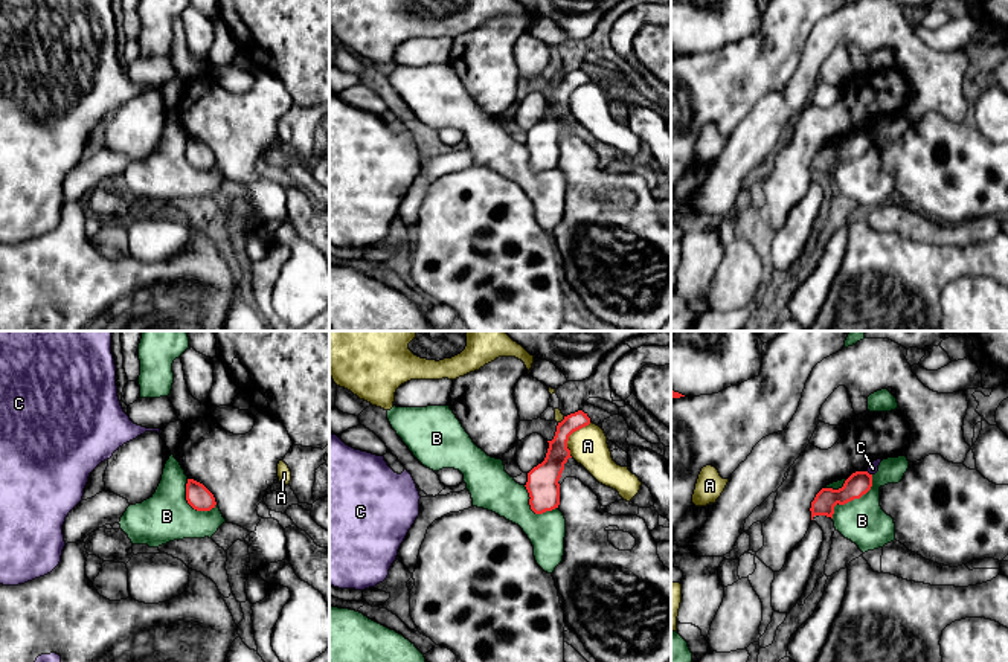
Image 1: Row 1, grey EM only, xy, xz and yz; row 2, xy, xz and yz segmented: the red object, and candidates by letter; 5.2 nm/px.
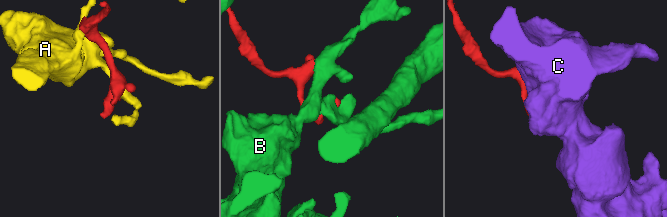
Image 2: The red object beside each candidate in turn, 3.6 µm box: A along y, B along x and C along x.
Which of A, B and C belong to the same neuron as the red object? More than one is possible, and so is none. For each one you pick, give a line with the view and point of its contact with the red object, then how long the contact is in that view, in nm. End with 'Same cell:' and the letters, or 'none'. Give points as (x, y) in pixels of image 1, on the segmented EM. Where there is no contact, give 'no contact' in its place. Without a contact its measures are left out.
Same cell: none

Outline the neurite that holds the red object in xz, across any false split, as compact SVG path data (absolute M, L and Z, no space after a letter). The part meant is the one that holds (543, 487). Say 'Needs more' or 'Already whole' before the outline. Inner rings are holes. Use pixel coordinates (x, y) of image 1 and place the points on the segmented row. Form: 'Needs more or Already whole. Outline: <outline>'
Already whole. Outline: M583 410L564 416L557 426L557 432L552 441L546 458L541 464L534 467L528 473L526 490L529 493L529 505L535 514L543 514L552 511L560 505L560 477L564 470L564 464L570 456L567 448L569 436L589 426L590 418Z

